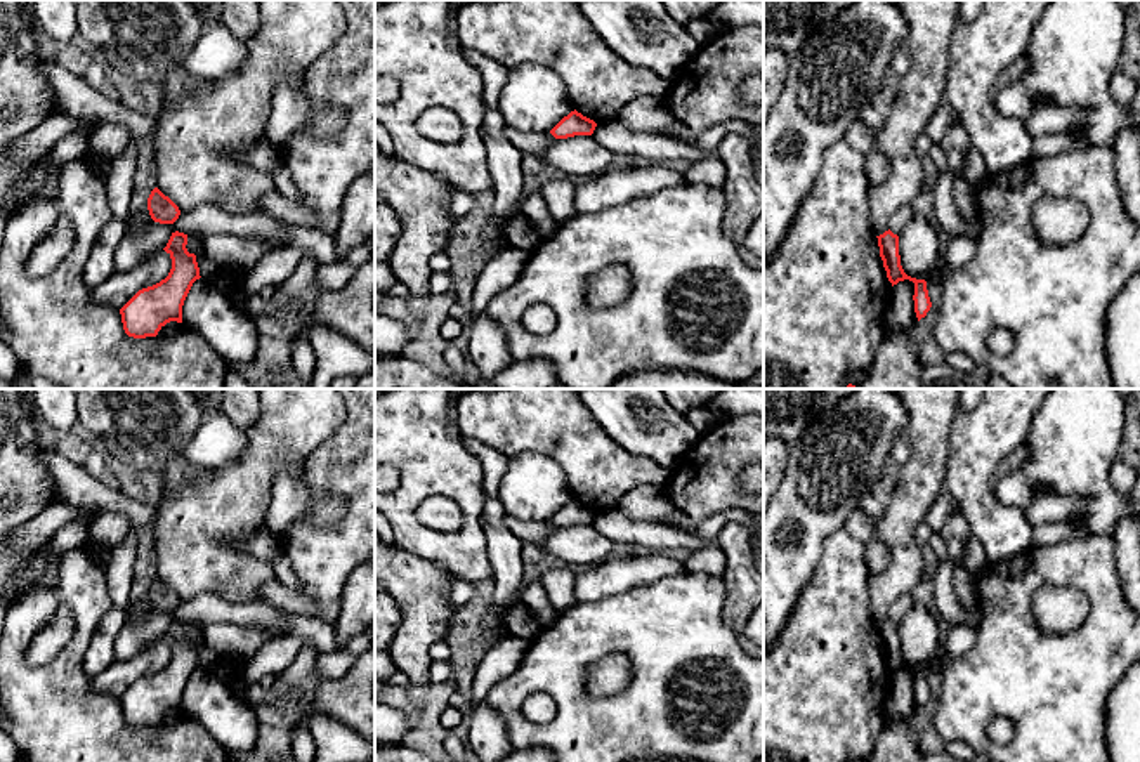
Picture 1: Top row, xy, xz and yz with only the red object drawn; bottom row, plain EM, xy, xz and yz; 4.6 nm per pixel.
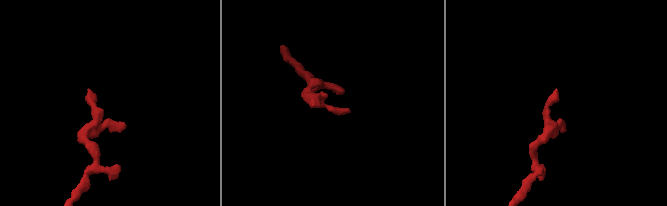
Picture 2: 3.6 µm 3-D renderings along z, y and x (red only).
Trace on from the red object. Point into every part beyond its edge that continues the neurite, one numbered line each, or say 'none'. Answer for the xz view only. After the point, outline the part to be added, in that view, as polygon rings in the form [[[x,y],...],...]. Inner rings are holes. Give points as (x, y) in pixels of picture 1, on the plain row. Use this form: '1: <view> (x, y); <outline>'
none

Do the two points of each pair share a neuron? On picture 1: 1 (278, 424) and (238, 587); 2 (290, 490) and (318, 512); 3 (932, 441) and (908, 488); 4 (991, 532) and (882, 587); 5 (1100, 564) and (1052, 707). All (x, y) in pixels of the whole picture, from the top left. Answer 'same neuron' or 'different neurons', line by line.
1: same neuron
2: same neuron
3: same neuron
4: different neurons
5: same neuron

